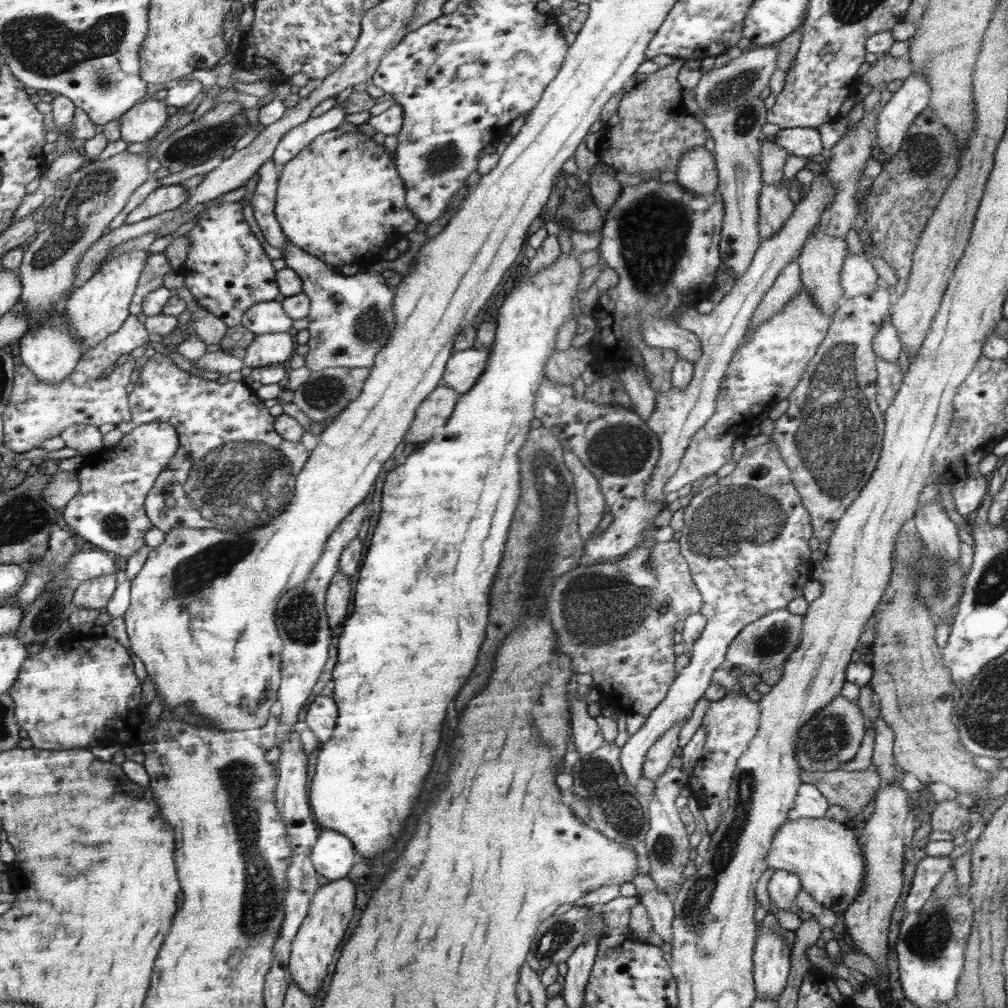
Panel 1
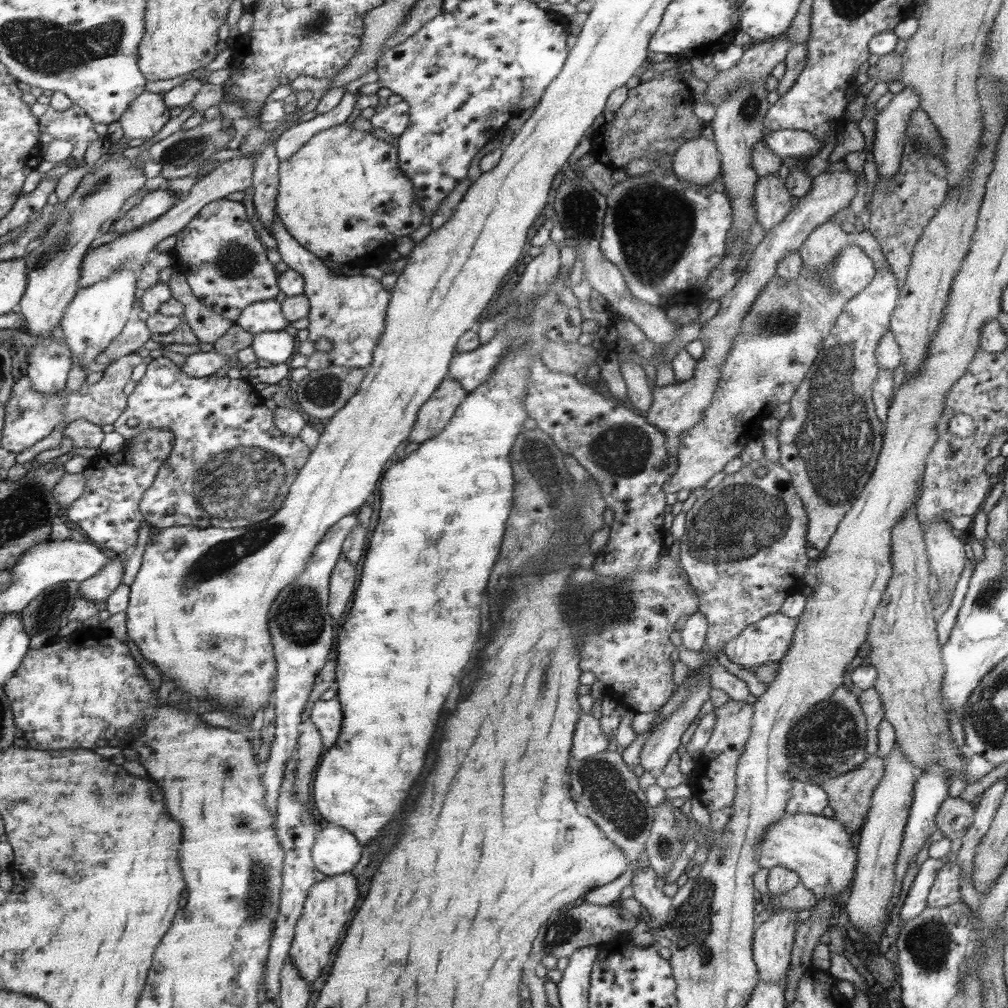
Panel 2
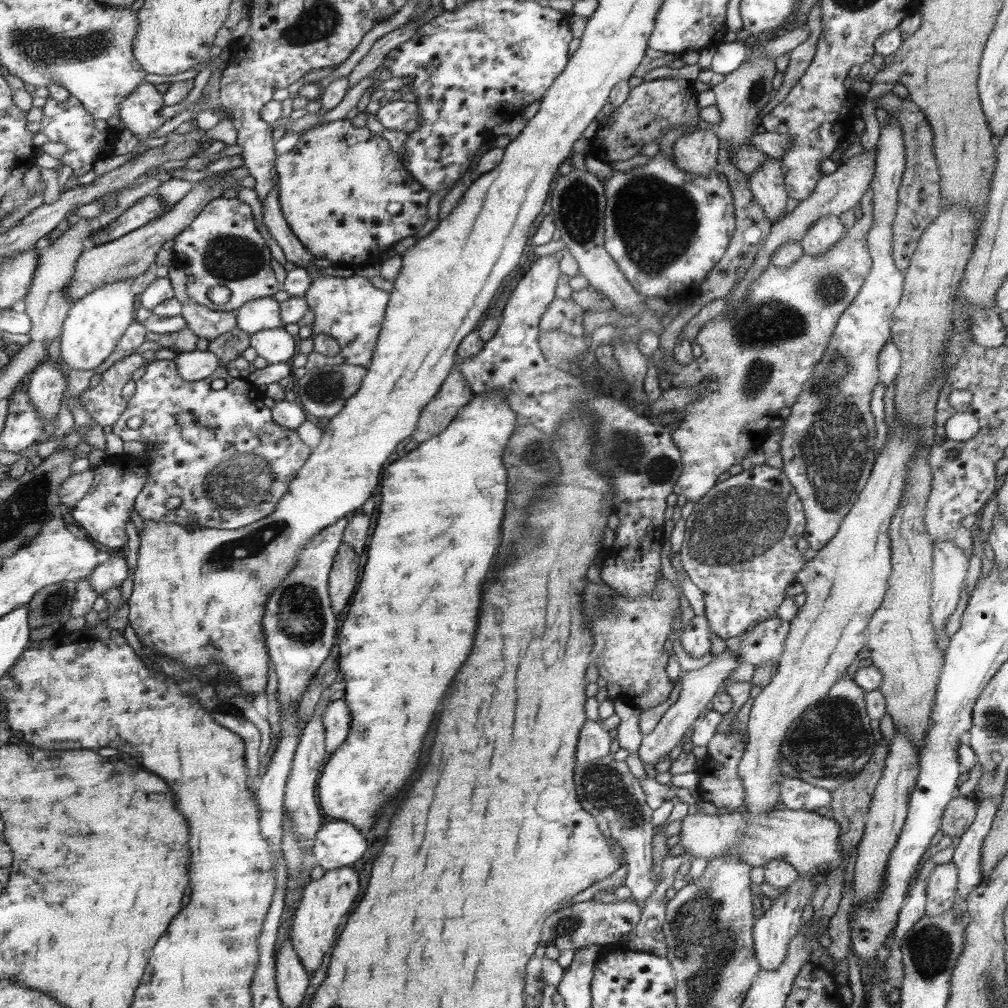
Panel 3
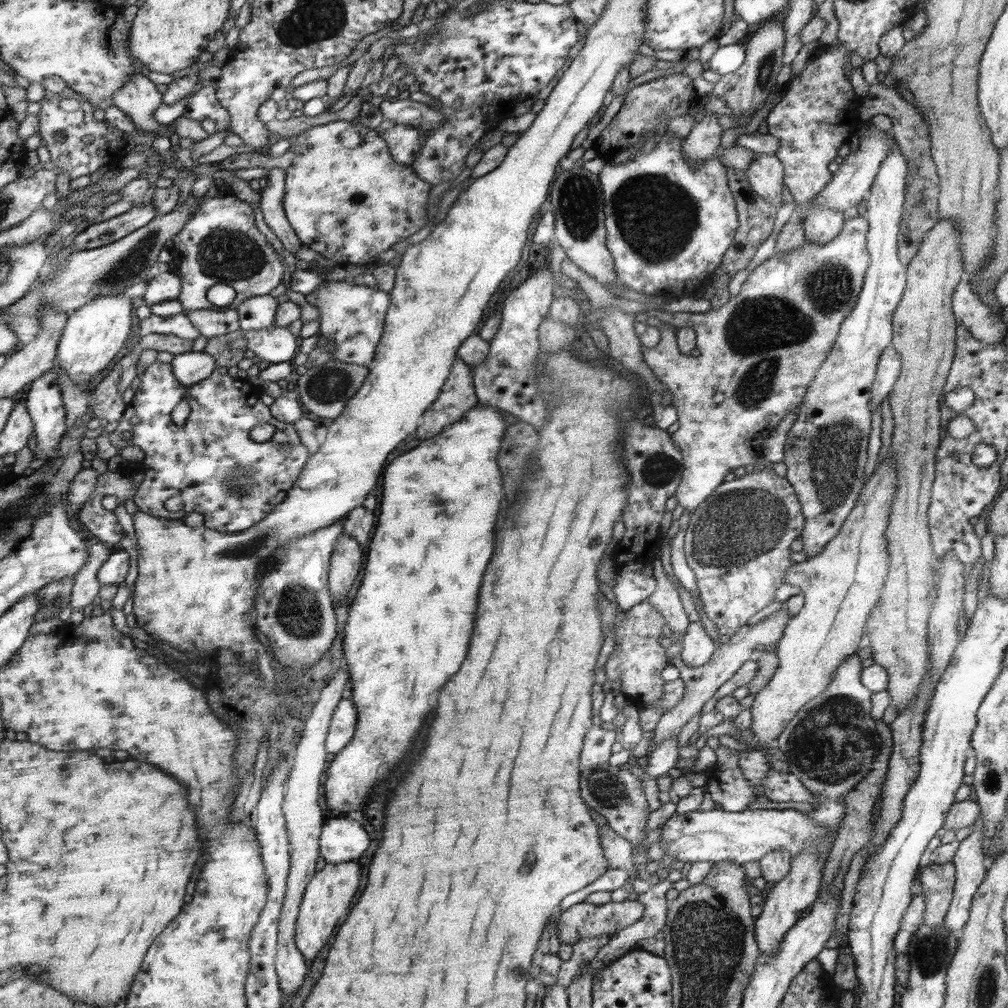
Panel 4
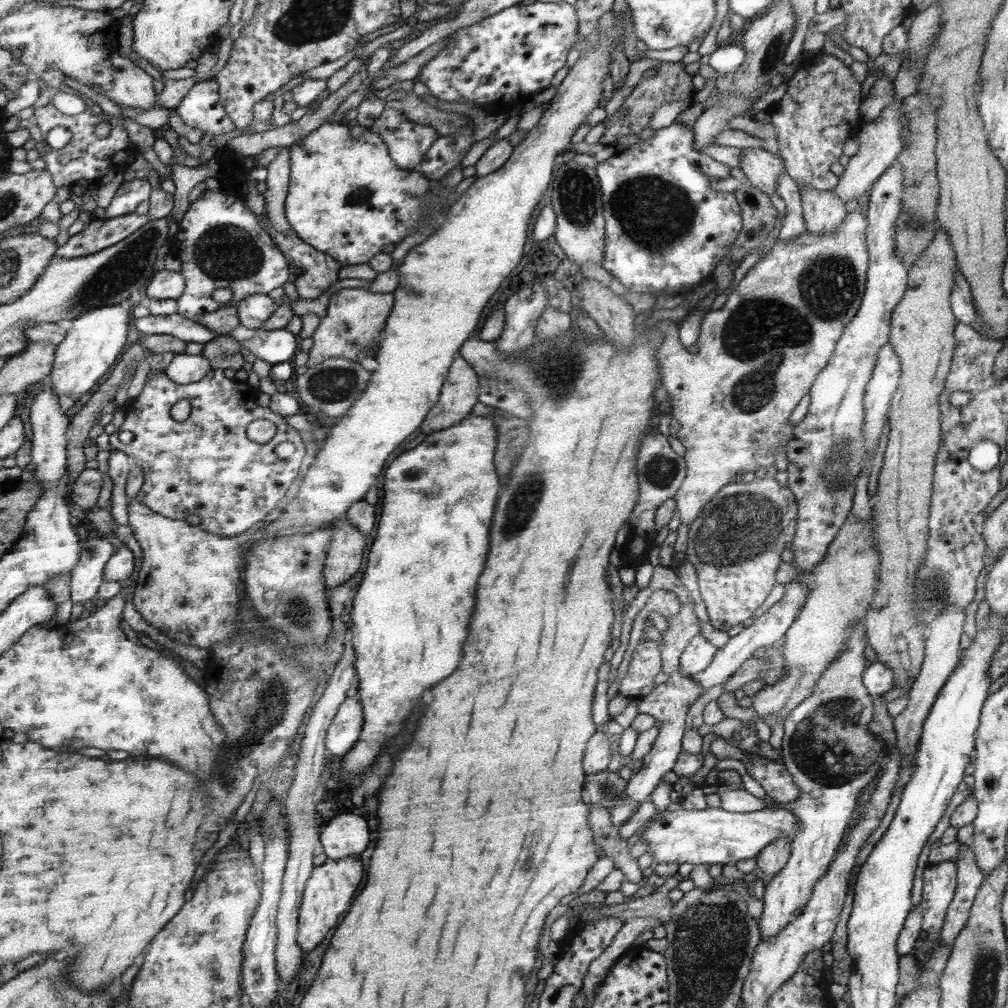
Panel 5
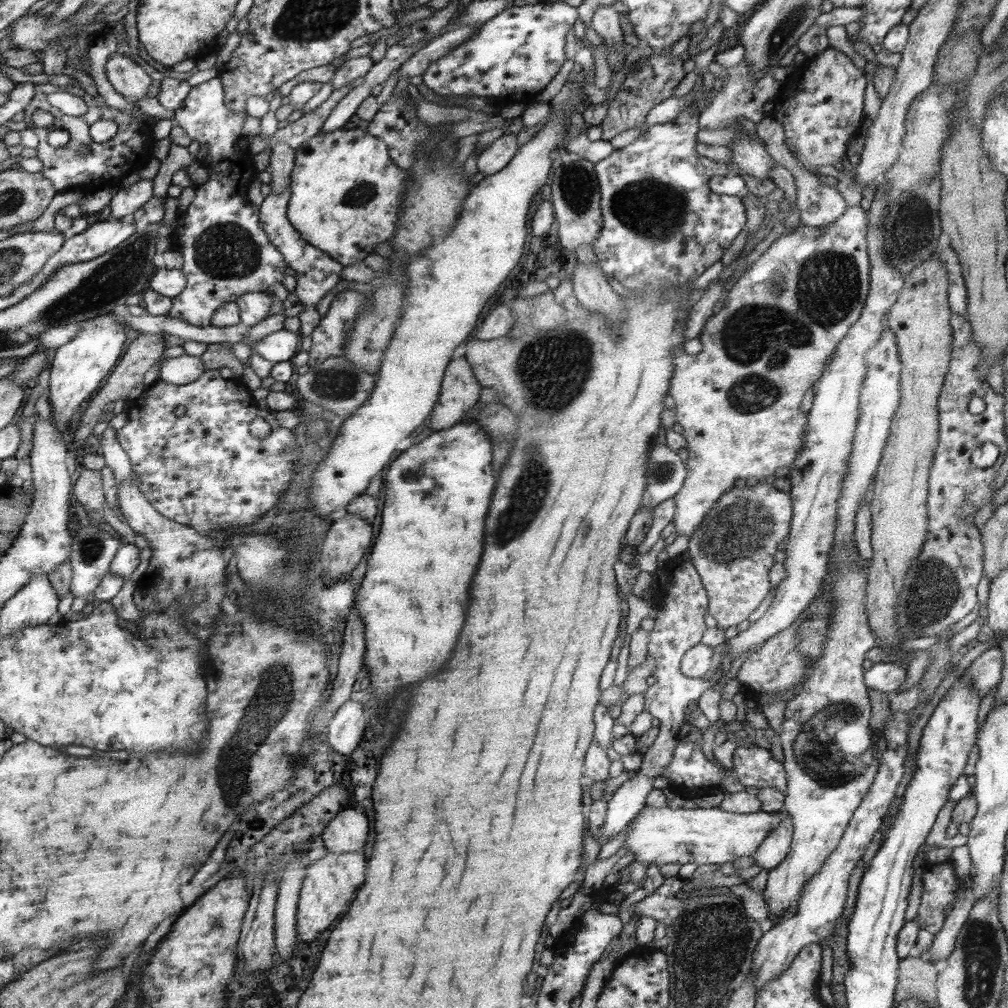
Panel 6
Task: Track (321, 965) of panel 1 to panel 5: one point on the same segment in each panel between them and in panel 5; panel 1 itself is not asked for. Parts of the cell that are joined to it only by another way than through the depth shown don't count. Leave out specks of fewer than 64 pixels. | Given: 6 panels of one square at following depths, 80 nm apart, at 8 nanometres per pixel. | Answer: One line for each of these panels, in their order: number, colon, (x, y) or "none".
2: (329, 905)
3: (325, 904)
4: (326, 902)
5: (327, 896)

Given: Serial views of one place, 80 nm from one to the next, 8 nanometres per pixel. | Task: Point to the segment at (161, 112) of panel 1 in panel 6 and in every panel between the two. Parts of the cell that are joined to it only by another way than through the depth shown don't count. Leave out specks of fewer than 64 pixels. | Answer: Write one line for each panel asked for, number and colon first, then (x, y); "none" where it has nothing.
2: (147, 115)
3: (140, 112)
4: (139, 99)
5: (133, 87)
6: (130, 80)

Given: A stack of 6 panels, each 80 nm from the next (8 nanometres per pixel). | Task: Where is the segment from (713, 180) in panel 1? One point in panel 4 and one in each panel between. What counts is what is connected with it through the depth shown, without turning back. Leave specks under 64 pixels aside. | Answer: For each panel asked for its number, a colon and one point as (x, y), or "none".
2: (697, 161)
3: (698, 154)
4: (704, 139)

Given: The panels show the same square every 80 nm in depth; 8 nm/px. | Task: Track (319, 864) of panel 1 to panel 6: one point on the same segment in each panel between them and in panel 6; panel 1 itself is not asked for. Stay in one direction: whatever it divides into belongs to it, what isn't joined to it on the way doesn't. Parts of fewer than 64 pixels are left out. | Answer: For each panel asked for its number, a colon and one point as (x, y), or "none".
2: (335, 852)
3: (338, 844)
4: (342, 839)
5: (347, 834)
6: (347, 832)

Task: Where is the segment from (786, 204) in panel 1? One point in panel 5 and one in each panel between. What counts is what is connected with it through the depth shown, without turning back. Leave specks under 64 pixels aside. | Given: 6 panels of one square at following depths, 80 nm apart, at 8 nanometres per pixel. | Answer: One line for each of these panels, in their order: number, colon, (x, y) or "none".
2: (772, 202)
3: (767, 184)
4: (765, 175)
5: (762, 168)

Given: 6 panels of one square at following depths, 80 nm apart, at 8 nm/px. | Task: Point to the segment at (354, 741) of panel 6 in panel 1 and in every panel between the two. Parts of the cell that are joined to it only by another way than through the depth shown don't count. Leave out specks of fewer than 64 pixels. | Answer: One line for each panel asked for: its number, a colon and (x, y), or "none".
1: (321, 714)
2: (326, 715)
3: (336, 719)
4: (343, 722)
5: (342, 734)

